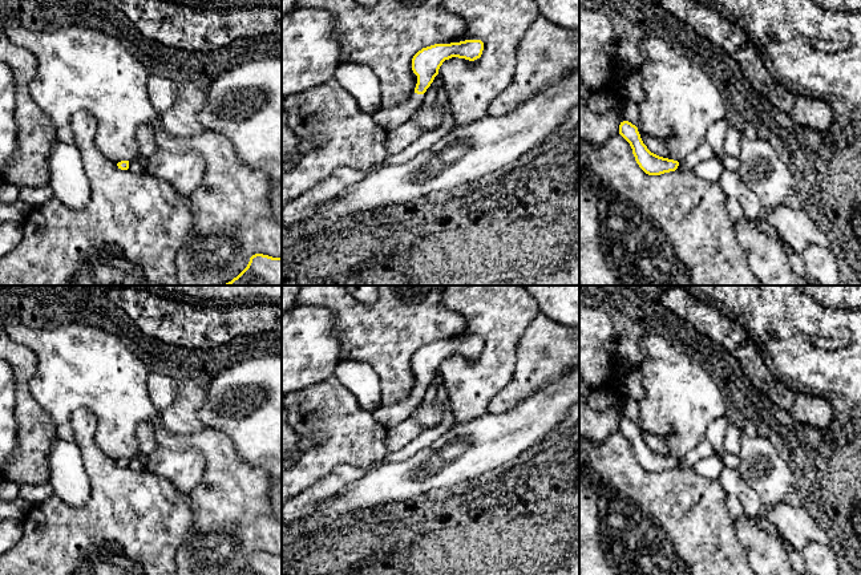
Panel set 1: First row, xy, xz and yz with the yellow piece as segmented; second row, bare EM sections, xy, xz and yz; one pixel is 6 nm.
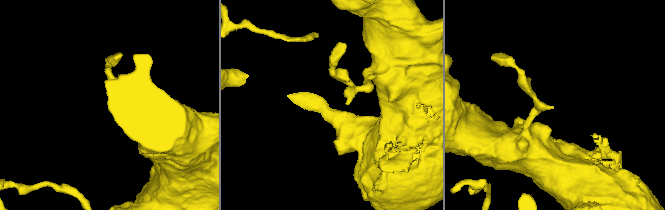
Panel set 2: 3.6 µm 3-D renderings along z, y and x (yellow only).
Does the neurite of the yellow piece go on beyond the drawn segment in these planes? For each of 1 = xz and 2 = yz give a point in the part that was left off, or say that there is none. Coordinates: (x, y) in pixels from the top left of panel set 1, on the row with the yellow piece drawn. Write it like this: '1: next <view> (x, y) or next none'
1: next xz (388, 118)
2: next none

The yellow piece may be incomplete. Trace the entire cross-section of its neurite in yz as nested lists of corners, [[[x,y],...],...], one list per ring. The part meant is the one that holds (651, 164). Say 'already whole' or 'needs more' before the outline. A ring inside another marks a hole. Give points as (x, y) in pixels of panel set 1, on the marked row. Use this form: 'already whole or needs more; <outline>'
already whole; [[[621,122],[619,134],[630,143],[636,163],[646,174],[660,175],[678,169],[678,161],[663,158],[651,153],[643,143],[638,127],[631,122]]]

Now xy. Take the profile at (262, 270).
already whole; [[[255,254],[247,267],[225,286],[282,286],[282,258]]]

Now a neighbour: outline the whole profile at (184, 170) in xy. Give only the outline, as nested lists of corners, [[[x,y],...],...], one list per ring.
[[[157,149],[146,162],[147,174],[169,182],[181,195],[190,195],[201,185],[206,169],[197,151]]]

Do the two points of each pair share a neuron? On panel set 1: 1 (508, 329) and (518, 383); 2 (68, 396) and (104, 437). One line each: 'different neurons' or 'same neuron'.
1: different neurons
2: same neuron

